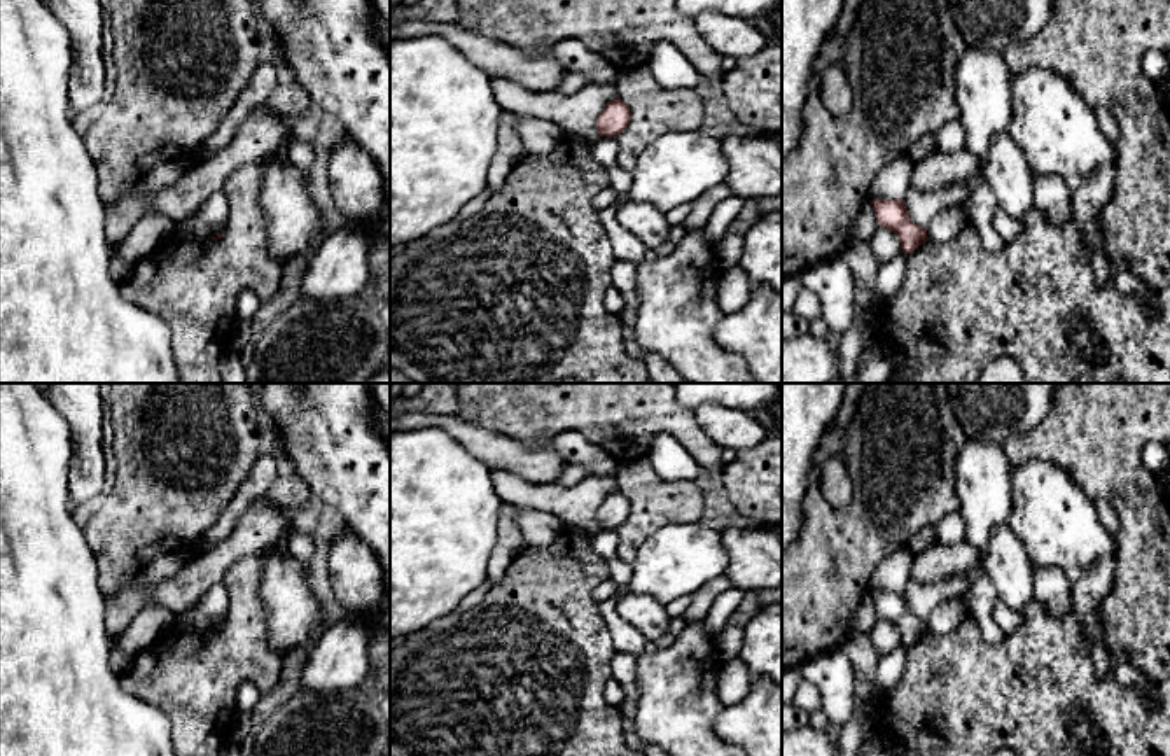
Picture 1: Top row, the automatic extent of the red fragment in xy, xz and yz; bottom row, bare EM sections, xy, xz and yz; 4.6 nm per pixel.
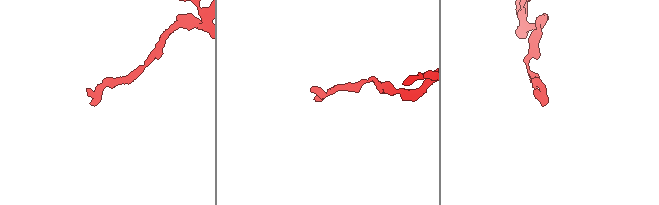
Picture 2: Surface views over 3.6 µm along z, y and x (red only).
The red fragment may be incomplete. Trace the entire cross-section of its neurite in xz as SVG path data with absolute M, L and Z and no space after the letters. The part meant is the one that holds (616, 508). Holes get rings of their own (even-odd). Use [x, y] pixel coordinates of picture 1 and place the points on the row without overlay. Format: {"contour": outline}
{"contour": "M617 488L609 494L596 511L596 527L600 528L617 528L623 525L631 513L631 504L628 497Z"}

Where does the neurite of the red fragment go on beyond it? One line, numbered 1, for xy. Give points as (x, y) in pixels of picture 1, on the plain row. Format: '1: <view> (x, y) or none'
1: none

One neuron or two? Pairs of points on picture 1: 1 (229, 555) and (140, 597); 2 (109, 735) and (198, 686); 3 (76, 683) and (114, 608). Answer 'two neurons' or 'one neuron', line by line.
1: one neuron
2: two neurons
3: two neurons

